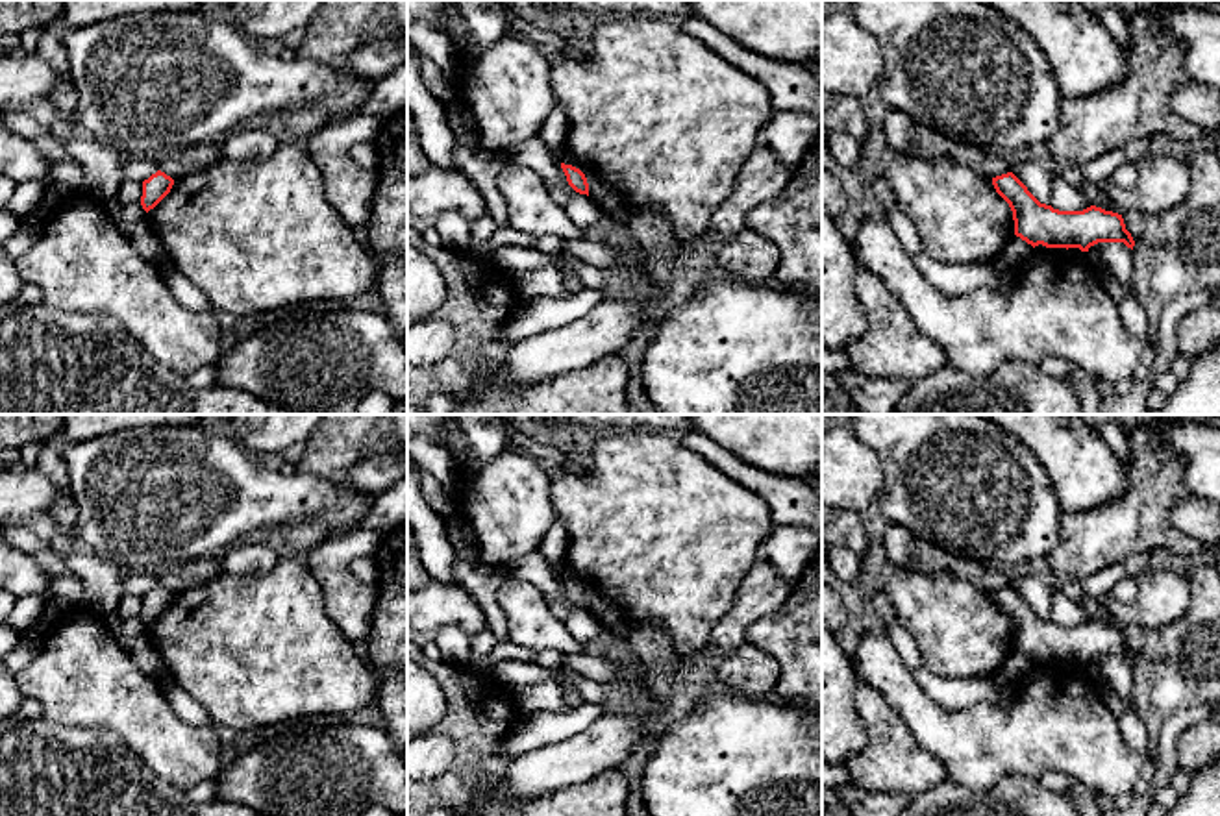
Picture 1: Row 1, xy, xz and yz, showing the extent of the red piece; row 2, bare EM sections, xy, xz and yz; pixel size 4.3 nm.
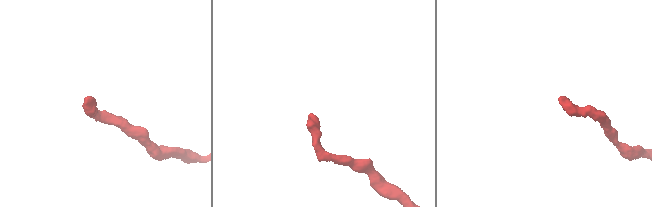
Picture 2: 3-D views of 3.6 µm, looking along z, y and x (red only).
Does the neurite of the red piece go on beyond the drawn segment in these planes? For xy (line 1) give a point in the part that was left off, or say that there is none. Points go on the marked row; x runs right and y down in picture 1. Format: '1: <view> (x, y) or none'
1: none

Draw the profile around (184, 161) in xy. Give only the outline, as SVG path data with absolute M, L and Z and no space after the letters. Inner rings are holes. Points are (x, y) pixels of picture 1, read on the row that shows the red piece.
M222 141L180 148L159 163L159 170L174 181L204 170L220 159L220 144Z

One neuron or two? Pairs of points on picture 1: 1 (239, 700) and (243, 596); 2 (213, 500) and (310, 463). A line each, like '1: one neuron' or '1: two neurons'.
1: one neuron
2: two neurons

